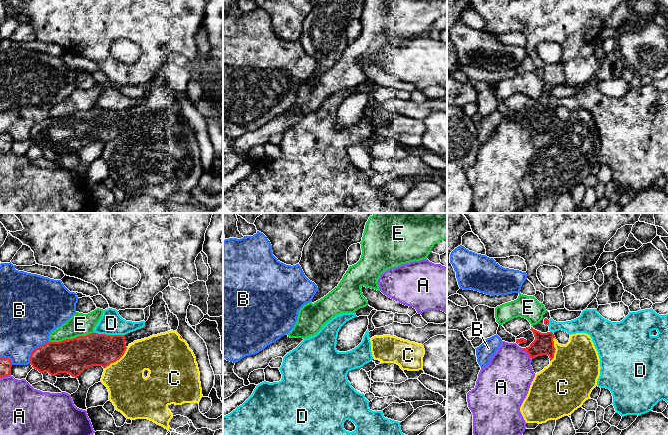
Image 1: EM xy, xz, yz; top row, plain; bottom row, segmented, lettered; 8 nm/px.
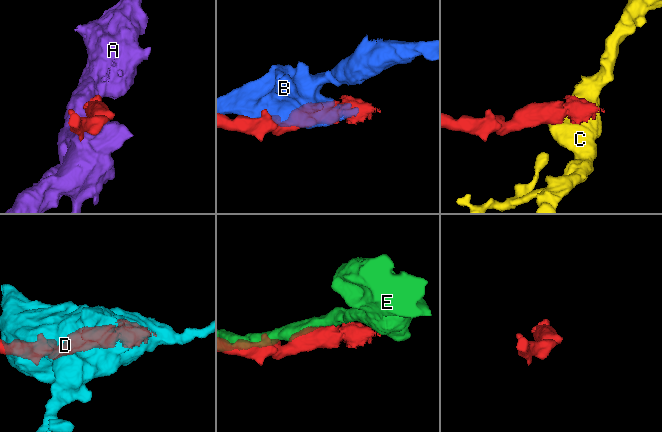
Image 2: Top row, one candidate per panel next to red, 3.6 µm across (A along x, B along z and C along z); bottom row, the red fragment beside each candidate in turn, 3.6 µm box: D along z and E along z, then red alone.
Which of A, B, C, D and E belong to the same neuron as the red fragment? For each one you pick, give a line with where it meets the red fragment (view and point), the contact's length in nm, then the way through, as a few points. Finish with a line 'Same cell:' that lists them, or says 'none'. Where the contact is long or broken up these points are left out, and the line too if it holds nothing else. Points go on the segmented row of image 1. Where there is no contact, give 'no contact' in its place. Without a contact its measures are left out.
Same cell: none

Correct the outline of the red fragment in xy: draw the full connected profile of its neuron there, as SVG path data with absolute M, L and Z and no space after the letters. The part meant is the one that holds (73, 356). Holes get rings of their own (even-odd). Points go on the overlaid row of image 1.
M93 332L86 336L78 336L60 342L48 341L32 351L30 364L40 373L48 372L51 376L56 376L58 373L68 373L77 378L89 367L102 366L106 368L119 360L126 349L125 335L106 335Z

